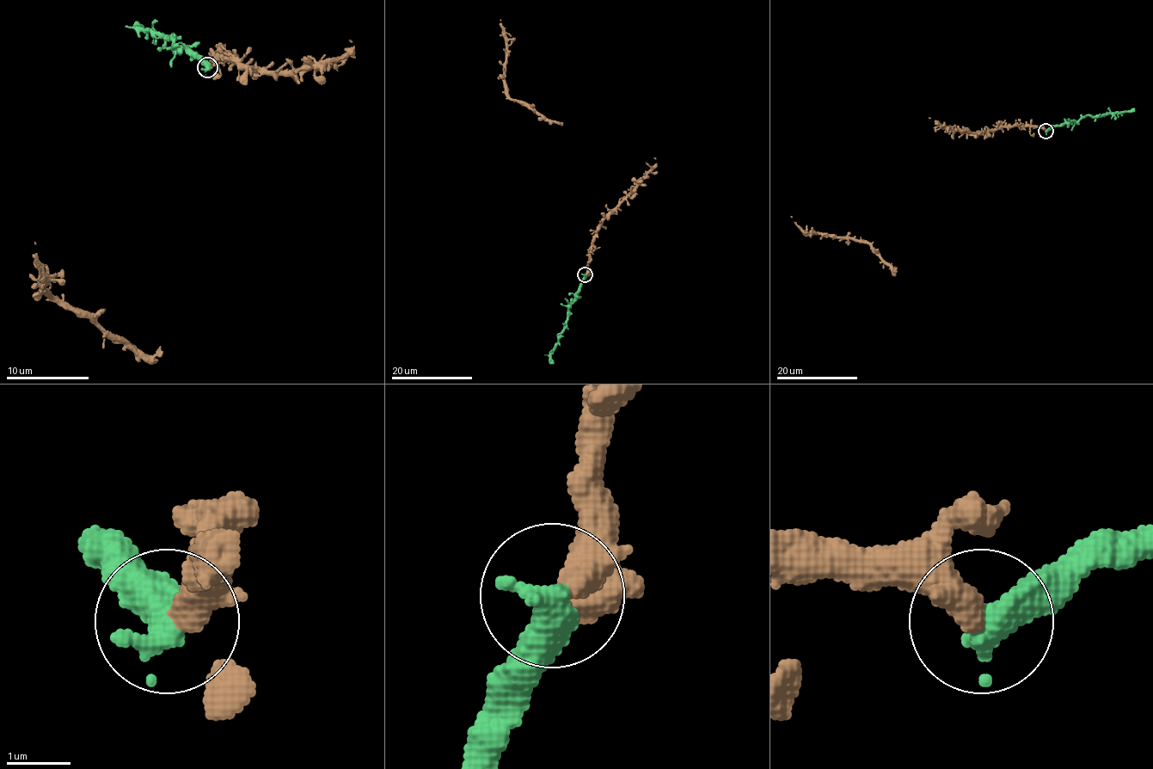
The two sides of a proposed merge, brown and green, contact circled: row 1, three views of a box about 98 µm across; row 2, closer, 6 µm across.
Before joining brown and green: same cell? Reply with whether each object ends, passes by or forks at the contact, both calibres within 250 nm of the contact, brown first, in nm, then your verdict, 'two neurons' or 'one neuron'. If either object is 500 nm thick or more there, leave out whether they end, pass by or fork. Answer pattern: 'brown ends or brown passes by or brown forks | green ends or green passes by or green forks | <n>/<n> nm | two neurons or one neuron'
440/600 nm | one neuron

